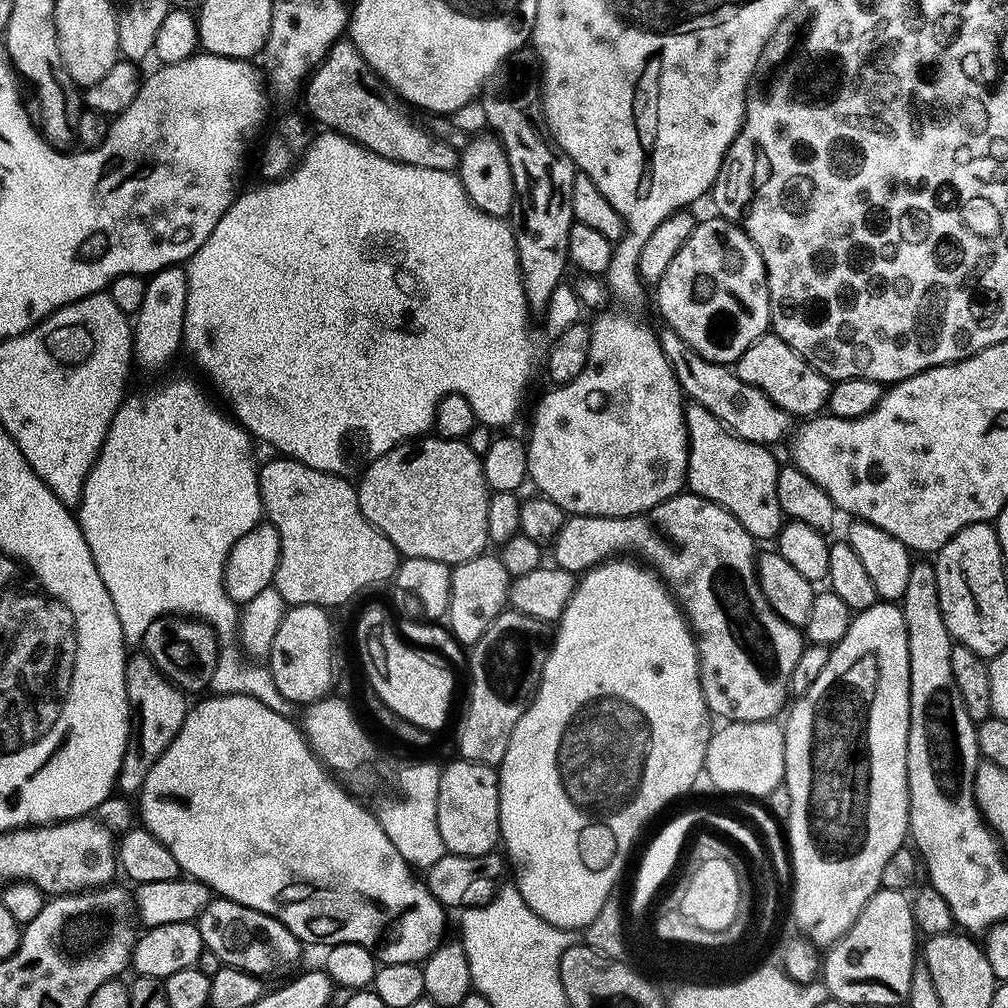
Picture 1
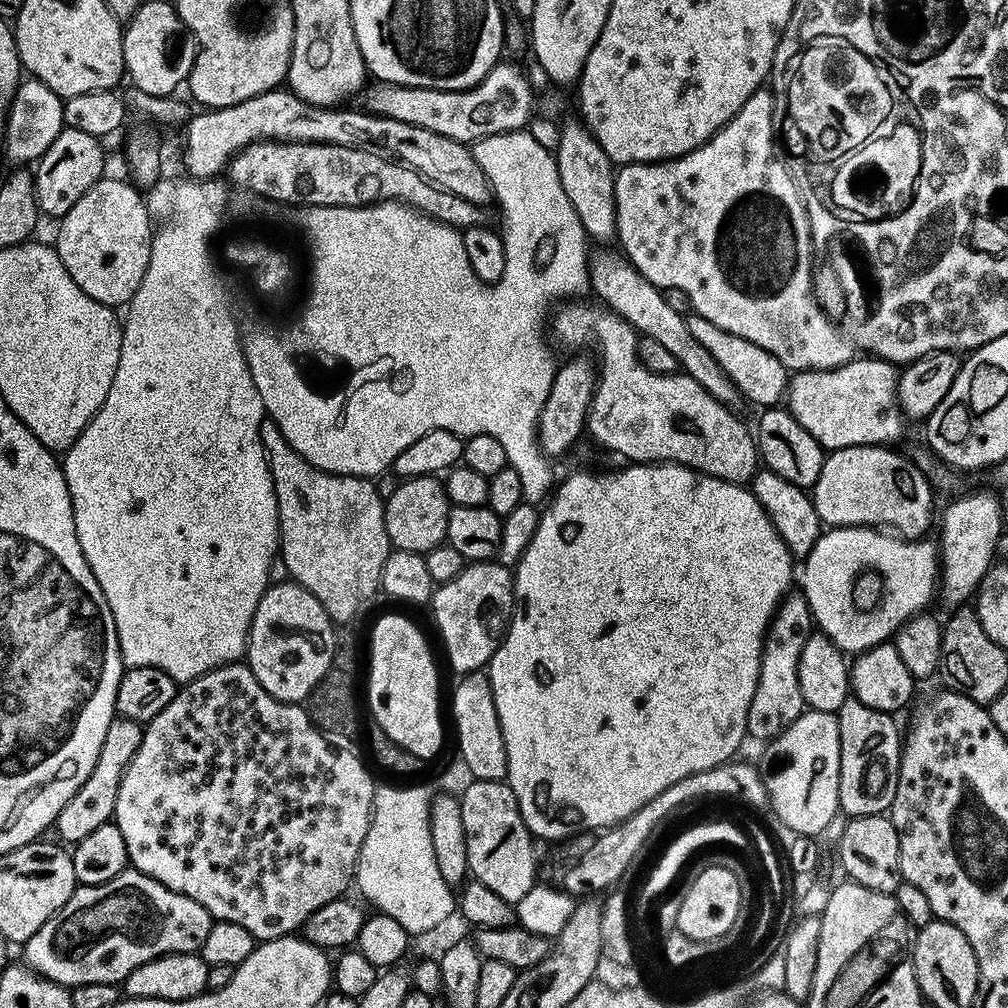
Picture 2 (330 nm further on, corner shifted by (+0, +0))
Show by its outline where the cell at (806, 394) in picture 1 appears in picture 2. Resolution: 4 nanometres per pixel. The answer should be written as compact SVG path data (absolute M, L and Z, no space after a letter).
M853 358L844 365L832 369L814 369L812 371L797 371L789 379L786 391L786 407L792 417L814 438L825 450L833 448L849 448L855 444L874 444L877 446L895 445L895 440L904 436L906 417L900 411L900 404L896 401L896 382L898 379L897 365L889 364L879 358L859 360Z

